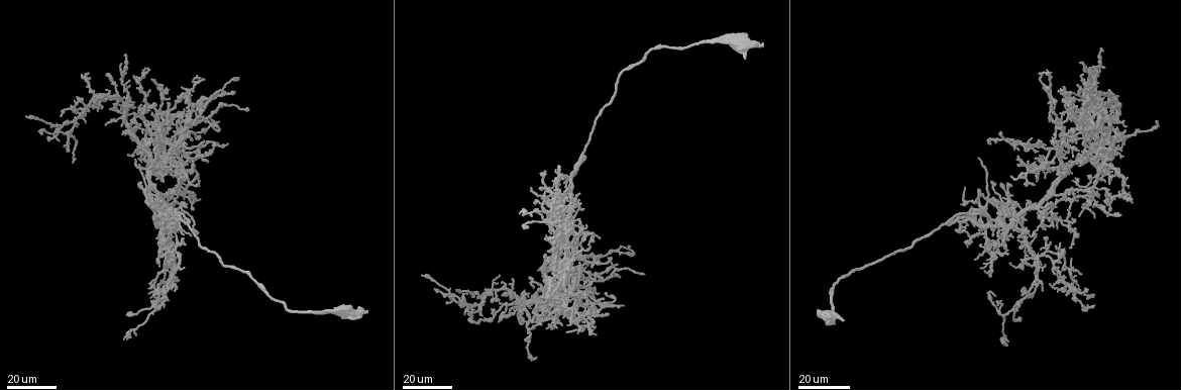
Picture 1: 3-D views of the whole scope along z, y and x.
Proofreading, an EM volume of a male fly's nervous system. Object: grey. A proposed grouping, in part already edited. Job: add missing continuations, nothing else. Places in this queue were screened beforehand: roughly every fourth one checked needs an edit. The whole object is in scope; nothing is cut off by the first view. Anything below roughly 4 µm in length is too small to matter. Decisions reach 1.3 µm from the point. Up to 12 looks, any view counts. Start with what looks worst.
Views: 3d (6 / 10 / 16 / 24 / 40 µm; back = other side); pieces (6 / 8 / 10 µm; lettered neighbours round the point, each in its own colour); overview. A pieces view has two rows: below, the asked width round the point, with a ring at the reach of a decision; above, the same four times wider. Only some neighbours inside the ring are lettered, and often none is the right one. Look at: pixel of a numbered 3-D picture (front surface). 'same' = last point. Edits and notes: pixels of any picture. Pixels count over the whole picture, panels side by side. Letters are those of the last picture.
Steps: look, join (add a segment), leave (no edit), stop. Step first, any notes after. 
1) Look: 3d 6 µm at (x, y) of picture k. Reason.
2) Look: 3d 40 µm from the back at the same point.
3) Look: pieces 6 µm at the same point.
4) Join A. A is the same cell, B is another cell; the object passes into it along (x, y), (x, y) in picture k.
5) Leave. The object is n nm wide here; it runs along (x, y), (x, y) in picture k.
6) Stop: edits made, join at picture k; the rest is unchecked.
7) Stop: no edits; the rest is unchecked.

Look: 3d 24 µm at (1127, 178) of picture 1.

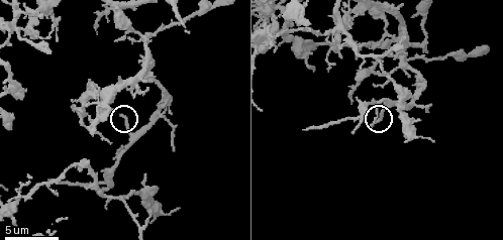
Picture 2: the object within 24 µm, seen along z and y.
Look: pieces 6 µm at (121, 117) of picture 2.

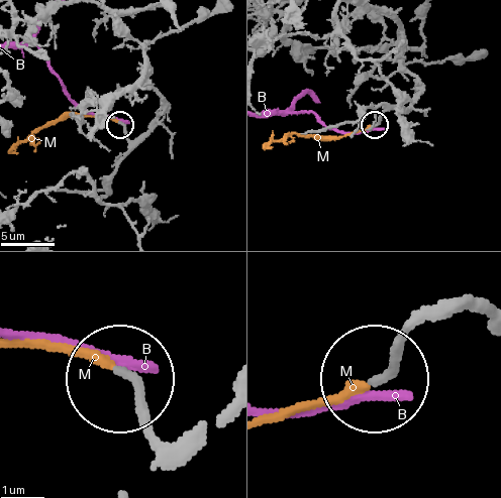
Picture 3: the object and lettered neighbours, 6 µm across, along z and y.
Join M. M is the same cell, B is another cell; it goes on there.

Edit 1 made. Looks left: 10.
Look: overview.

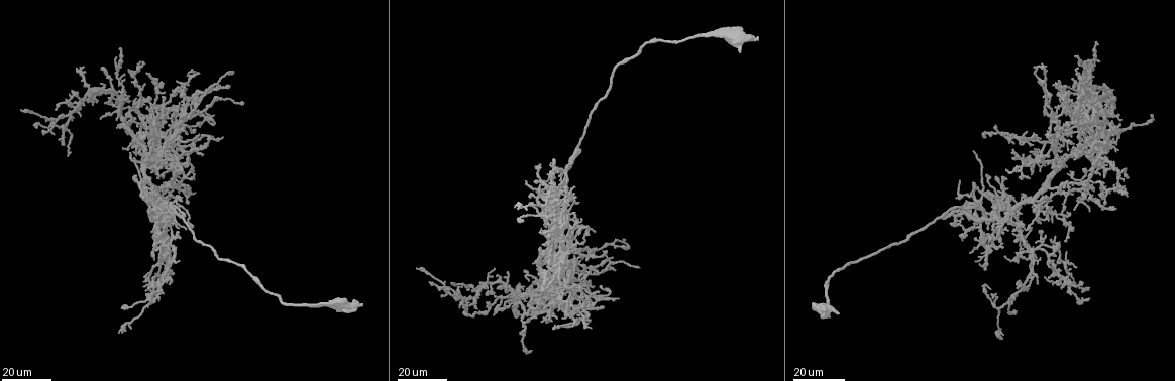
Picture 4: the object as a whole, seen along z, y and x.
Look: 3d 24 µm at (167, 144) of picture 4. Thin end.

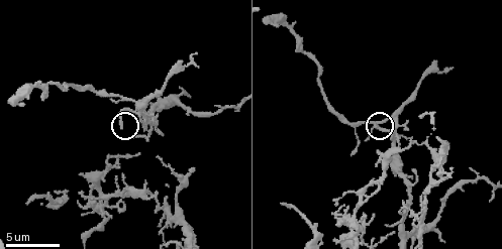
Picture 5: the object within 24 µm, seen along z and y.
Look: pieces 8 µm at (122, 128) of picture 5.

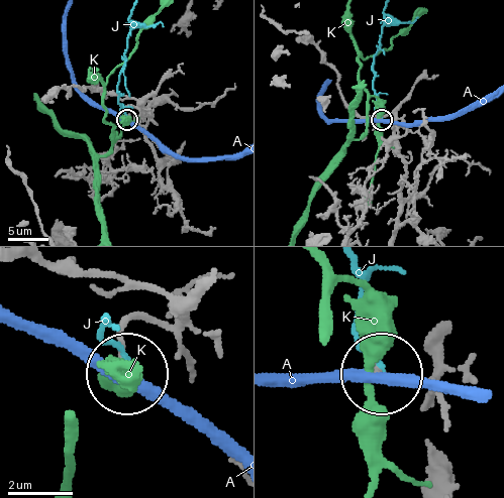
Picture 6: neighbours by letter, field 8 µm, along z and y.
Leave. A, J and K are other cells; none of them fits.

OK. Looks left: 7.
Look: 3d 24 µm at (569, 253) of picture 4. Thin end.

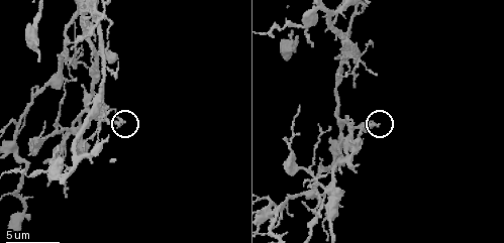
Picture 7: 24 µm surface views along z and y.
Look: pieces 8 µm at (376, 123) of picture 7.

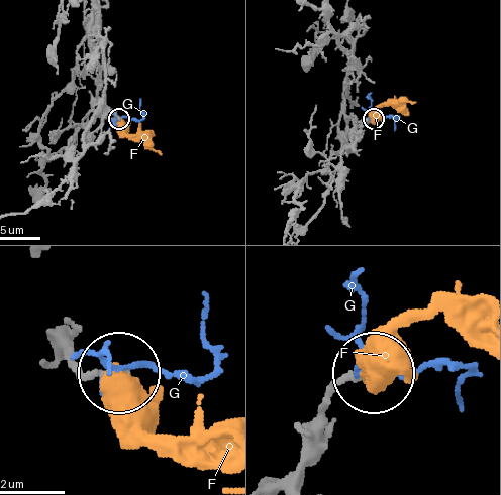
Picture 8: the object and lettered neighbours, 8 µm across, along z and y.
Leave. The object is 190 nm wide here; F and G are other cells; none of them fits.

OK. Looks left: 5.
Look: 3d 16 µm at (190, 84) of picture 4. An open end.

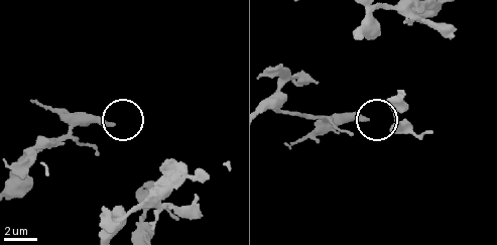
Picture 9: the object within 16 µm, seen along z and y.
Look: pieces 8 µm at (368, 118) of picture 9. See the neighbours.

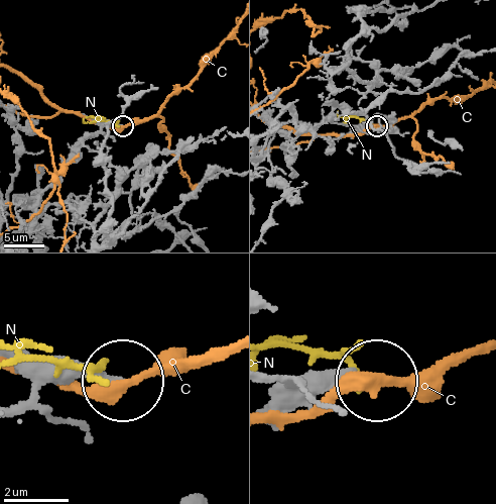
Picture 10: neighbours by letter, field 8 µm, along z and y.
Leave. C and N are other cells; it runs along (267, 377), (370, 379) in picture 10; none of them fits.

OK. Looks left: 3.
Look: pieces 10 µm at (421, 115) of picture 5. Thin end.

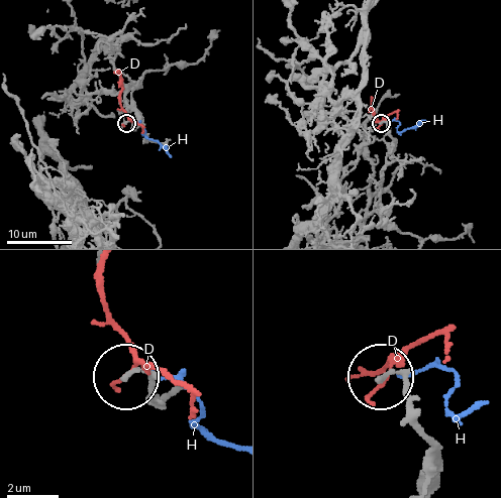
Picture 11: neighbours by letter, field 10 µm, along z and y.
Leave. D and H are other cells; none of them fits.

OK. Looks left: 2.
Look: 3d 24 µm at (499, 289) of picture 4. Free end.

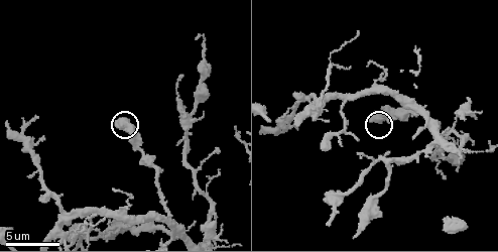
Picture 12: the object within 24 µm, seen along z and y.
Look: pieces 10 µm at (373, 120) of picture 12.

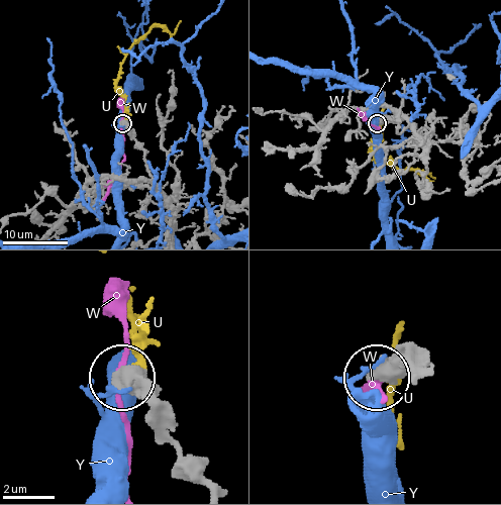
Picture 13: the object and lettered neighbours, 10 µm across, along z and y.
Join U. U is the same cell, W and Y are other cells; the neuron continues.

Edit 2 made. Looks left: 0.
Stop: edits made, join at picture 3, join at picture 13; the rest is unchecked.

